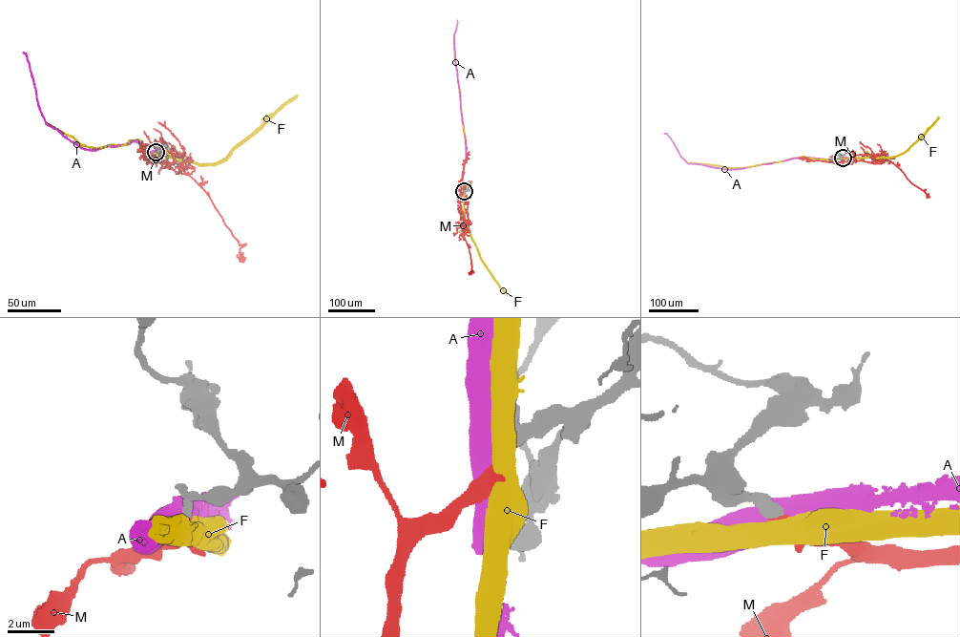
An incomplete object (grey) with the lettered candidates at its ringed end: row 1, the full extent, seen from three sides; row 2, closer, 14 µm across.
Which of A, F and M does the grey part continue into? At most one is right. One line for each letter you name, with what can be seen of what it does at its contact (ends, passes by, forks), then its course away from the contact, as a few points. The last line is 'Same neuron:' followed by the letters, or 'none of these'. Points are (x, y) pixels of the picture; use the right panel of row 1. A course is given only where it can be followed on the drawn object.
M: it ends; course (843, 158), (849, 161), (873, 163), (887, 160), (912, 183), (925, 189), (928, 196)
Same neuron: M

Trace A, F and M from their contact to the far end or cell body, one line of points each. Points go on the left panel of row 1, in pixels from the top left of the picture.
A: (156, 151), (142, 151), (135, 140), (94, 150), (84, 148), (46, 123), (30, 63), (22, 53)
F: (156, 152), (211, 164), (228, 157), (257, 130)
M: (156, 152), (149, 159), (180, 173), (181, 166), (205, 192), (239, 244), (244, 244), (240, 250), (241, 259)

